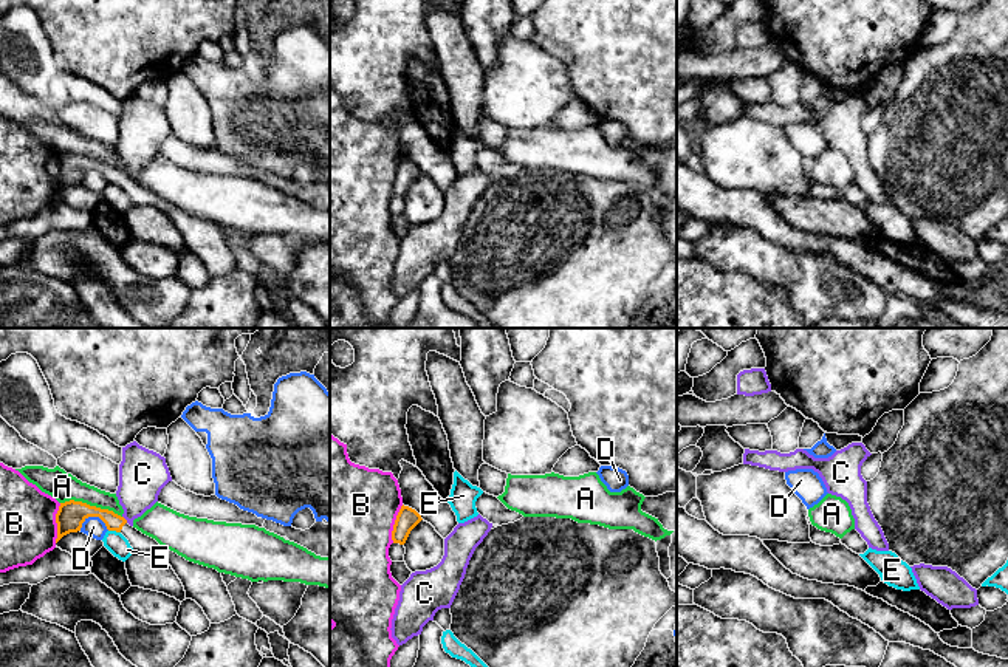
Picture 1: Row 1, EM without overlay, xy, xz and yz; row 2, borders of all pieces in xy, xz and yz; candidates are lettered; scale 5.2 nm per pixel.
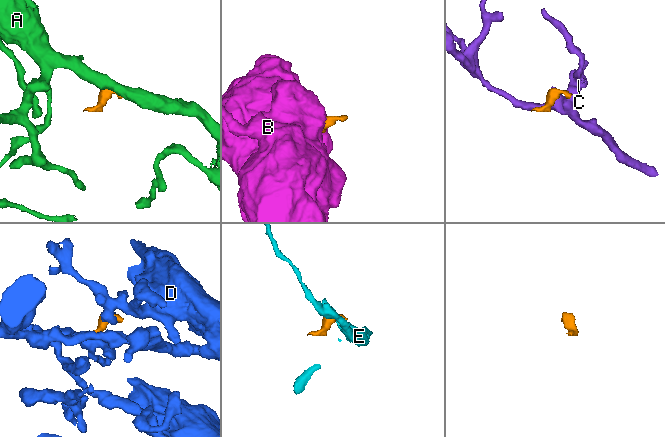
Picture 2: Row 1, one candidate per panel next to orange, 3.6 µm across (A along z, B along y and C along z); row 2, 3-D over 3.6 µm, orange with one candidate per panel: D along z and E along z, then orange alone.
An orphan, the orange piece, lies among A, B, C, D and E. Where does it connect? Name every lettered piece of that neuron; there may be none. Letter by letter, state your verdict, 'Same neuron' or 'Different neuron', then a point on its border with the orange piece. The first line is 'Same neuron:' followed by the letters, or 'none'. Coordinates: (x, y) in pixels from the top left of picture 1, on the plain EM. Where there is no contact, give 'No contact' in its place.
Same neuron: none
A: Different neuron. Touches orange at xy (92, 160)
B: Different neuron. Touches orange at xy (56, 175)
C: Different neuron. Touches orange at xy (124, 172)
D: Different neuron. Touches orange at xy (95, 169)
E: Different neuron. Touches orange at xy (115, 183)

